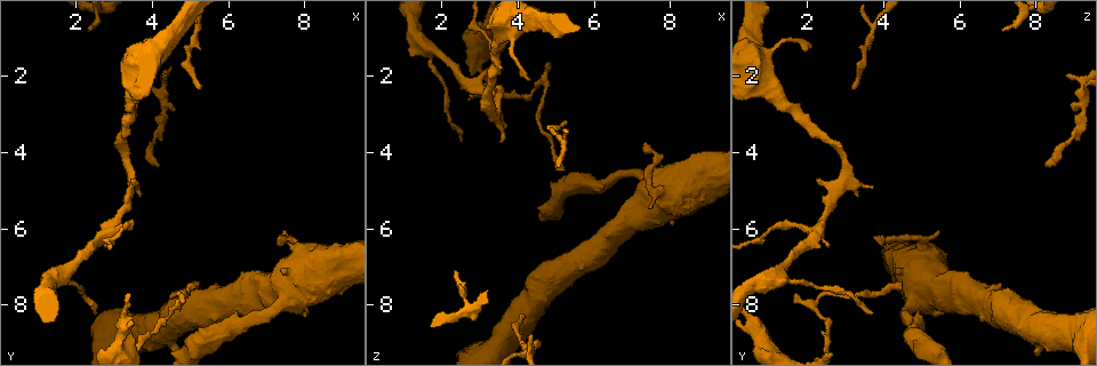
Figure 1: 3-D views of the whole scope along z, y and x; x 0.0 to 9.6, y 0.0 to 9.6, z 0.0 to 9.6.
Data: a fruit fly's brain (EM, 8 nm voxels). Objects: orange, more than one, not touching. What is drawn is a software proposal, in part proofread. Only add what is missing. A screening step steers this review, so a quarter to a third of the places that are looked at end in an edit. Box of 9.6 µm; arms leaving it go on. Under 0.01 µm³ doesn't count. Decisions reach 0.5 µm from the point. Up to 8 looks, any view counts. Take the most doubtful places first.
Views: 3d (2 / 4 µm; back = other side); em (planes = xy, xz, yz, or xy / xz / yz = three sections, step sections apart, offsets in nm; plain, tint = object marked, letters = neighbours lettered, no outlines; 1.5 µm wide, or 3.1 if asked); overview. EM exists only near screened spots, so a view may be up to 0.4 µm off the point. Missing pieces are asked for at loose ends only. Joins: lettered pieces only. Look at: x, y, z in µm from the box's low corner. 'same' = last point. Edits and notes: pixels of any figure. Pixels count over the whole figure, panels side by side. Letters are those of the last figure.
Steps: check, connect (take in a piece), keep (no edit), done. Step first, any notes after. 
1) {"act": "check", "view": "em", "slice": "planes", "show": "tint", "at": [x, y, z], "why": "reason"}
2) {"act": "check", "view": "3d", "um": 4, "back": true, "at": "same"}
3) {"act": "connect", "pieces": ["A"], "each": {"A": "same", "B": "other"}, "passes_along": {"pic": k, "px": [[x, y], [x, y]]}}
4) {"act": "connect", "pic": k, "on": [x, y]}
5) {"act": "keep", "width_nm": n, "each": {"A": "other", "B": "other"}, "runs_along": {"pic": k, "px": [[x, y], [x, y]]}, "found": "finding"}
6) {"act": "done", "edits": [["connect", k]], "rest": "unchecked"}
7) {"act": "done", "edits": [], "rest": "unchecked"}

{"act": "check", "view": "3d", "um": 2, "at": [5.15, 7.40, 4.45], "why": "free end"}

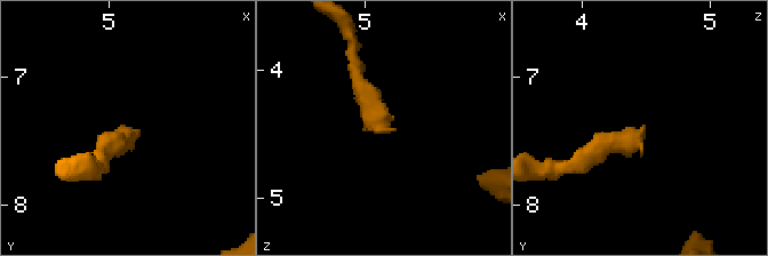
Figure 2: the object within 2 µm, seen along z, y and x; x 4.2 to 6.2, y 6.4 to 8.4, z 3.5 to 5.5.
{"act": "check", "view": "em", "slice": "planes", "show": "letters", "at": [5.12, 7.36, 4.50], "why": "now the EM"}

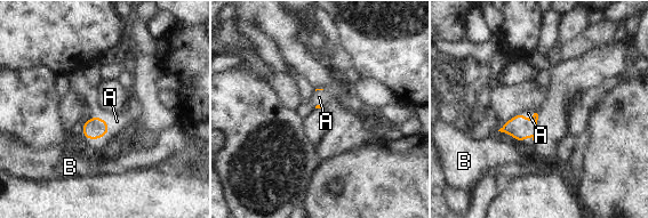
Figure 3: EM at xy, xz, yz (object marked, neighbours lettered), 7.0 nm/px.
{"act": "connect", "pieces": ["A"], "longest_contact_nm": ["A", 200], "each": {"A": "same", "B": "other"}, "found": "it goes on there"}

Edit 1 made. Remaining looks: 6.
{"act": "check", "view": "overview"}

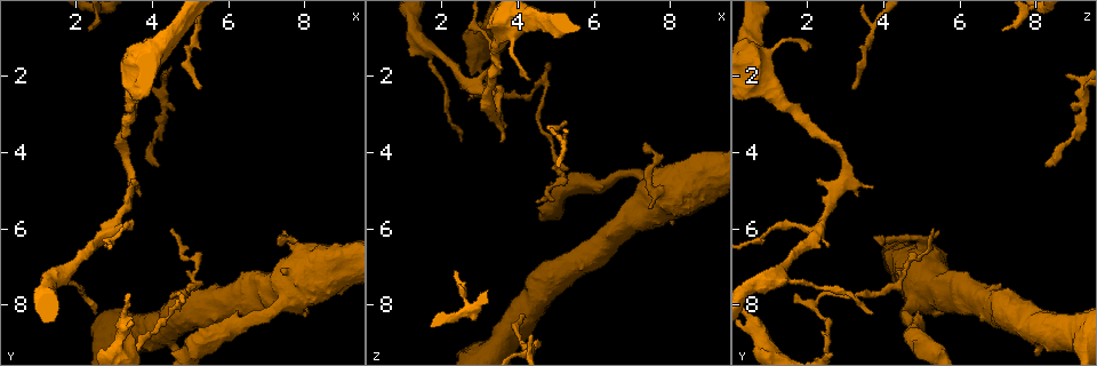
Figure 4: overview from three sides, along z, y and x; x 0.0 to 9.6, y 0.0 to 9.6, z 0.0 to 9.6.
{"act": "check", "view": "em", "slice": "planes", "show": "letters", "at": [4.10, 4.40, 8.25]}

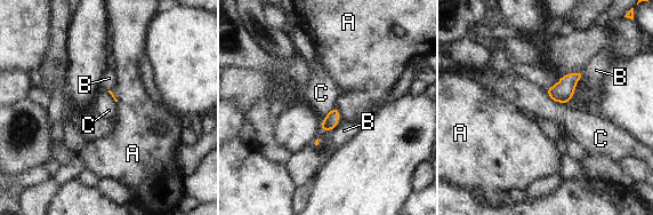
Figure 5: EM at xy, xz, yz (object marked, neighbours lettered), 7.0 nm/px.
{"act": "keep", "each": {"A": "other", "B": "other", "C": "other"}, "border": {"pic": 5, "px": [[545, 90], [554, 101], [566, 104]]}, "found": "none of them fits"}

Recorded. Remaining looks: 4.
{"act": "check", "view": "3d", "um": 2, "back": true, "at": [7.30, 6.50, 4.00], "why": "thin end"}

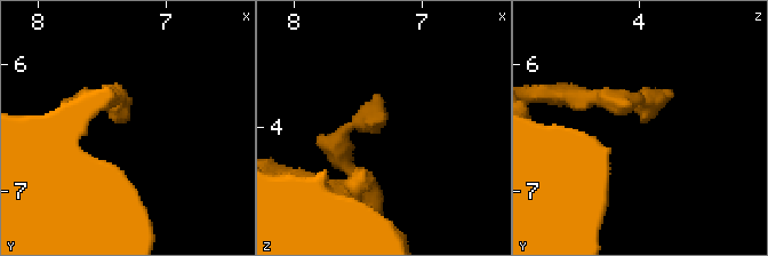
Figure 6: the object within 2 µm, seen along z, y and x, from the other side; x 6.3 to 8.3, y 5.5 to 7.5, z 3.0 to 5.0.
{"act": "check", "view": "em", "slice": "xz", "step": 8, "show": "letters", "at": [7.32, 6.48, 3.96], "why": "now the EM"}

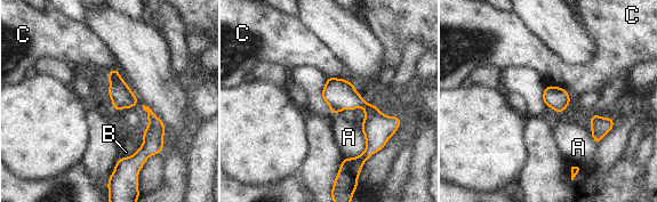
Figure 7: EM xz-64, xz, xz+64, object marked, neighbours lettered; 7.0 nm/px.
{"act": "check", "view": "em", "slice": "planes", "show": "letters", "at": "same", "why": "another direction"}

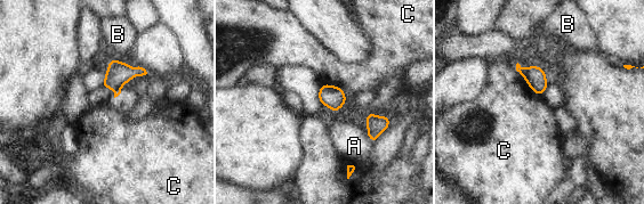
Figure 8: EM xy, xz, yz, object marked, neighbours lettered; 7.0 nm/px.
{"act": "keep", "longest_contact_nm": ["C", 150], "each": {"A": "other", "B": "other", "C": "other"}, "border": {"pic": 8, "px": [[322, 83], [338, 86], [341, 89]]}, "found": "no lettered piece goes on from it"}

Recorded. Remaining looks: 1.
{"act": "done", "edits": [["connect", 3]], "rest": "unchecked"}

